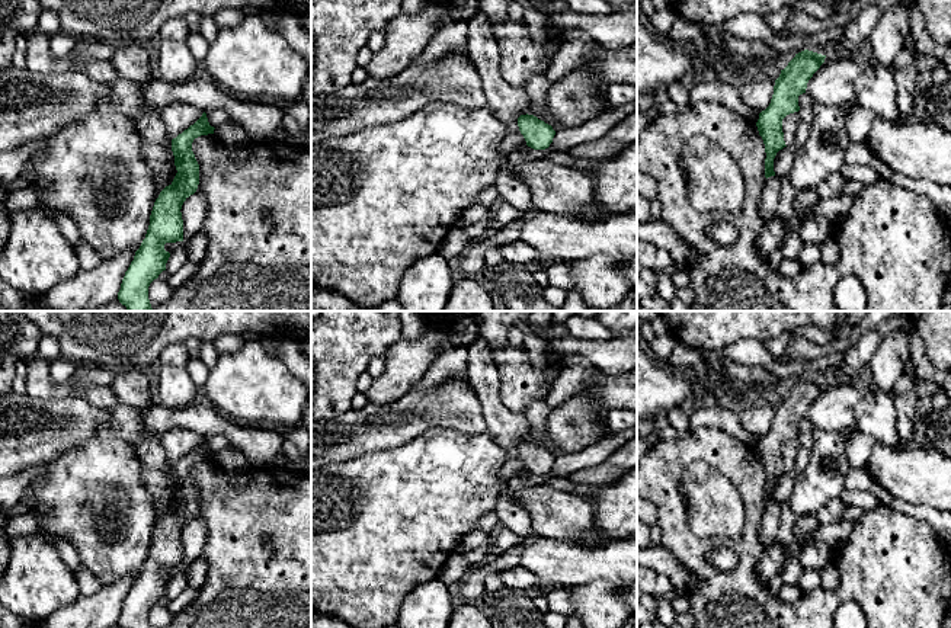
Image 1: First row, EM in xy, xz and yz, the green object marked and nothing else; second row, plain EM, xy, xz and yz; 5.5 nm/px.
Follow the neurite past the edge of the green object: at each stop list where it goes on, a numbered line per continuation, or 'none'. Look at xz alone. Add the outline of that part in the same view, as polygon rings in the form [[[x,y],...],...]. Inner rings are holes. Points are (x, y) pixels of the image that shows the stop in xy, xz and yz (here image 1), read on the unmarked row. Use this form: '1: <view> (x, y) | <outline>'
none

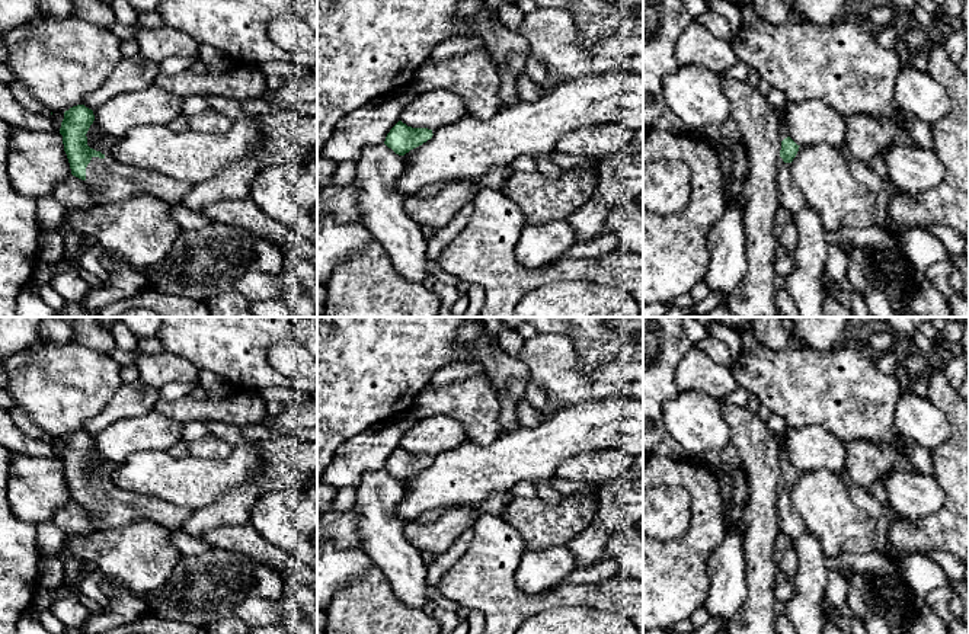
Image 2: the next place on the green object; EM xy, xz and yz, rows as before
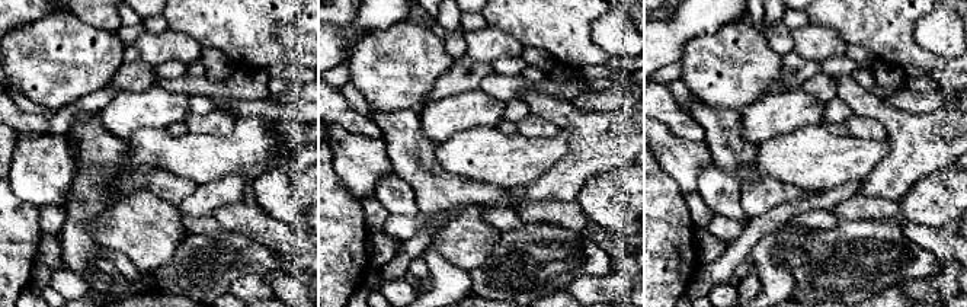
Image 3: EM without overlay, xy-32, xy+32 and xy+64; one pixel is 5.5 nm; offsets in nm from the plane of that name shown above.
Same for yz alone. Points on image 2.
1: yz (792, 525) | [[[777,484],[777,510],[780,516],[780,532],[791,539],[810,534],[799,512],[793,507],[790,500],[791,489],[784,489]]]

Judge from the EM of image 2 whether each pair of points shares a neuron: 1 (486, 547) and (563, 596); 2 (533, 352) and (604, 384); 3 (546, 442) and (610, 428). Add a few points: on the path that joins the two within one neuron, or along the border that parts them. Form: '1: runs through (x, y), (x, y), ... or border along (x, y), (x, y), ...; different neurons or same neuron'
1: runs through (491, 572), (520, 601), (539, 601); same neuron
2: runs through (550, 362), (571, 383), (587, 384); same neuron
3: runs through (562, 435), (594, 429); same neuron

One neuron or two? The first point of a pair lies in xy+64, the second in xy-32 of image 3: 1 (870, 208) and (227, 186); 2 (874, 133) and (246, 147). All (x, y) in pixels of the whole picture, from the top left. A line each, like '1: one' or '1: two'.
1: two
2: two

